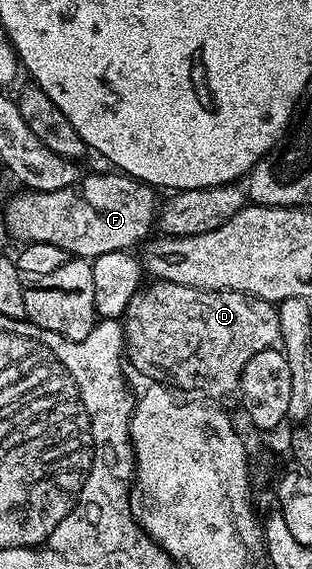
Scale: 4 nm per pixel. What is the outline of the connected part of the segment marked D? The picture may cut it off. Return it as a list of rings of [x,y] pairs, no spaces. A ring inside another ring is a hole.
[[[166,282],[149,284],[135,293],[125,313],[125,356],[130,367],[132,364],[141,375],[152,376],[155,379],[152,381],[203,398],[234,397],[239,390],[245,362],[249,362],[253,354],[261,354],[261,350],[280,343],[279,310],[270,300],[260,300],[245,292],[206,292],[203,288]]]

